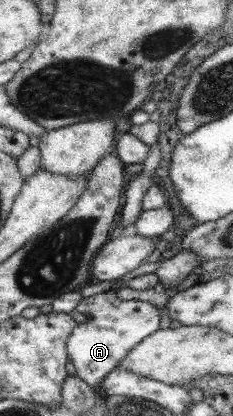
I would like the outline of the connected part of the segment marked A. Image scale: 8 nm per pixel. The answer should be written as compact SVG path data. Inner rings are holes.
M106 291L82 297L75 309L84 314L87 321L72 331L67 339L67 352L76 369L76 376L92 389L99 390L101 381L118 367L126 354L145 337L160 329L160 309L154 307L132 307L132 301L121 300L116 291Z

